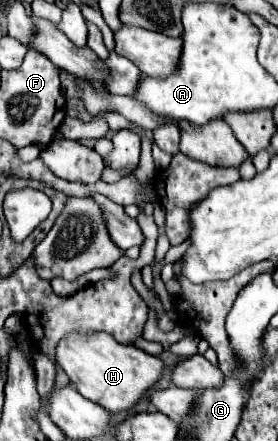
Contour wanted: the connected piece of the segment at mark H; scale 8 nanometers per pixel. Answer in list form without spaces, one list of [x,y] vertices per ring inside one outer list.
[[[67,334],[55,352],[57,366],[67,374],[69,384],[87,400],[109,412],[131,410],[143,392],[153,388],[163,374],[163,362],[133,344],[119,344],[111,334]]]

